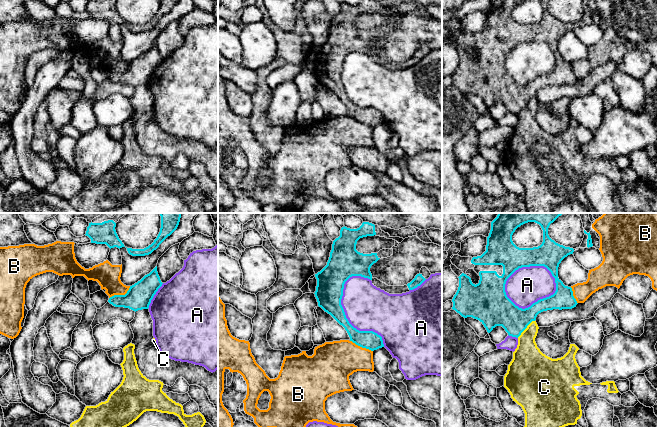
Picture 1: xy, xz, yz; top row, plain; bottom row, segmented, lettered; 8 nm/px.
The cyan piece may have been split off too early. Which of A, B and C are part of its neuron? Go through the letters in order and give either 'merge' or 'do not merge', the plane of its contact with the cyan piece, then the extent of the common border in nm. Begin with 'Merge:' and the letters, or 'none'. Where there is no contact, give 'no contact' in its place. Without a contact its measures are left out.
Merge: none
A: do not merge | yz | 420 nm
B: do not merge | xy | 200 nm
C: do not merge | yz | 200 nm

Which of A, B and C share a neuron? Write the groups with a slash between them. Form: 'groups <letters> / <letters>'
groups A / B / C

